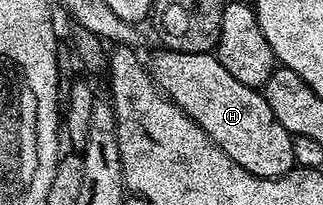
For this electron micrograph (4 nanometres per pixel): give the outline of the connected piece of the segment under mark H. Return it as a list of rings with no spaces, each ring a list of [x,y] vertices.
[[[161,49],[151,63],[153,82],[173,104],[187,113],[209,134],[209,139],[231,161],[259,177],[277,179],[294,170],[293,136],[271,113],[264,94],[256,87],[235,81],[213,53],[183,53]]]

